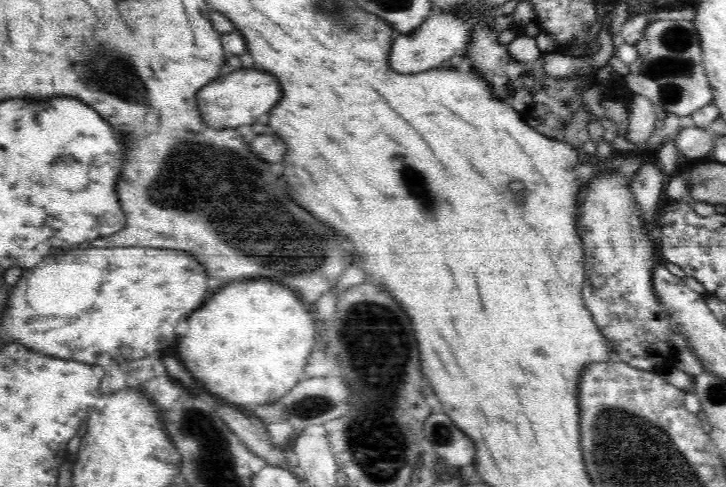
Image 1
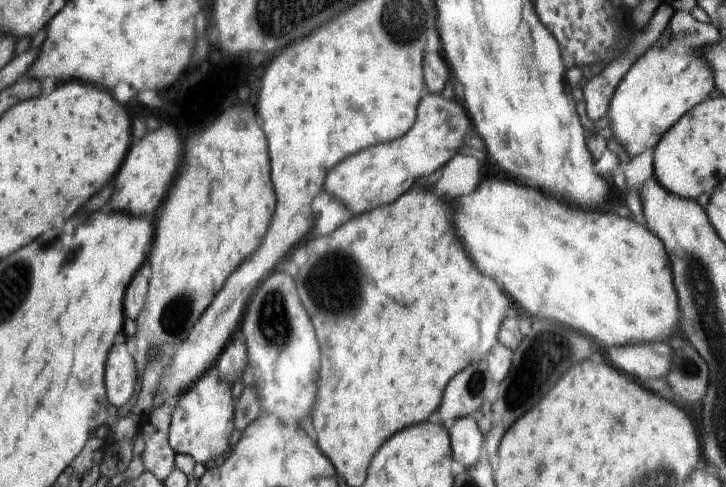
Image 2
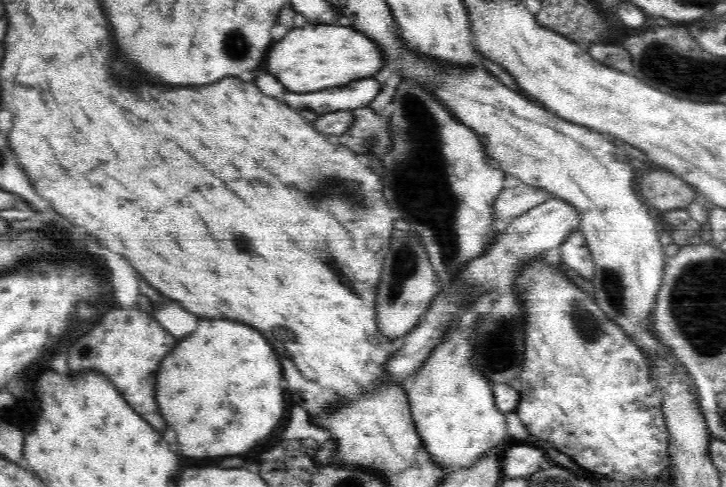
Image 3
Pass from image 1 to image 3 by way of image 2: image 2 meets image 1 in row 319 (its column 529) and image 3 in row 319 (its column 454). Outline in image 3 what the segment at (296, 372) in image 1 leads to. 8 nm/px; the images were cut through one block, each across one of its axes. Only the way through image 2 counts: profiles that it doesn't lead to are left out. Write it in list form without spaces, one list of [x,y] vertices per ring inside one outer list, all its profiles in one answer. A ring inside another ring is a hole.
[[[200,320],[198,328],[182,338],[178,346],[162,359],[158,370],[156,398],[164,420],[172,426],[178,436],[182,454],[202,456],[232,456],[246,452],[274,430],[286,412],[284,388],[282,388],[282,366],[274,348],[262,336],[262,332],[234,320]]]

